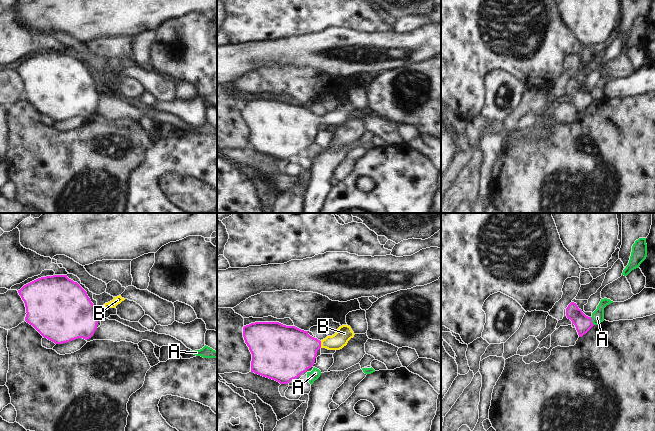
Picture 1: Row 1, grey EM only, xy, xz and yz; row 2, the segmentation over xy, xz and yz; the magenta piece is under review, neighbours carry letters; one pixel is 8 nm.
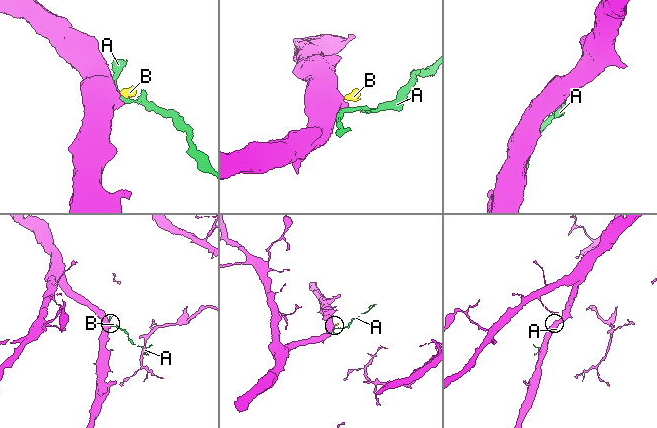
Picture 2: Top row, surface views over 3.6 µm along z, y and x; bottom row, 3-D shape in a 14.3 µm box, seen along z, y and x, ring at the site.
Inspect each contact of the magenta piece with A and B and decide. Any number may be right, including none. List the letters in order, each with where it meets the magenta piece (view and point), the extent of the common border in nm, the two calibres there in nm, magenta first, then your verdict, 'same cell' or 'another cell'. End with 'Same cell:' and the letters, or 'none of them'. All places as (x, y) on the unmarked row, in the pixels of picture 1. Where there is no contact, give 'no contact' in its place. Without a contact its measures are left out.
A: meets magenta in yz at (591, 97); contact 70 nm long; 140 nm thick on the magenta side, 100 nm on the other; another cell
B: meets magenta in xz at (320, 120); contact 60 nm long; 400 nm thick on the magenta side, 140 nm on the other; same cell
Same cell: B

